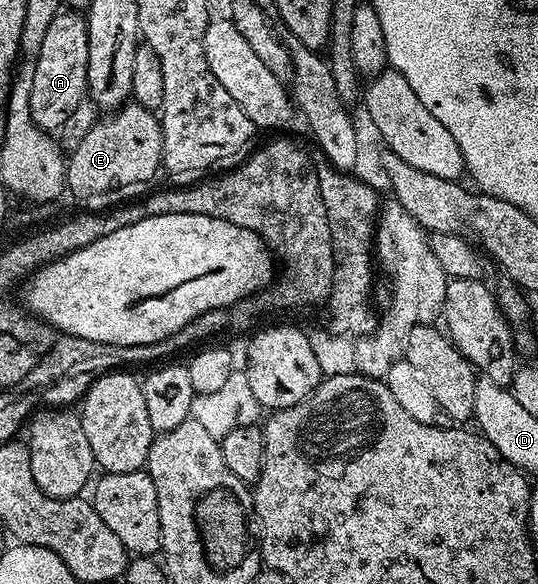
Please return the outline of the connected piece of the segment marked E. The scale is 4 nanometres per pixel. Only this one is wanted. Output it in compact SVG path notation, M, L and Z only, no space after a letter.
M128 102L125 106L112 113L106 114L104 117L98 118L94 126L88 130L87 135L83 138L83 141L79 142L79 145L68 152L67 166L65 169L65 186L68 194L73 194L73 199L78 203L78 208L86 211L95 211L98 213L104 212L104 207L116 208L120 204L128 204L130 201L136 200L138 197L144 196L146 192L150 190L149 182L156 177L157 171L162 170L161 154L163 153L163 133L161 132L160 118L154 112L148 111L146 107L141 107L135 102Z

